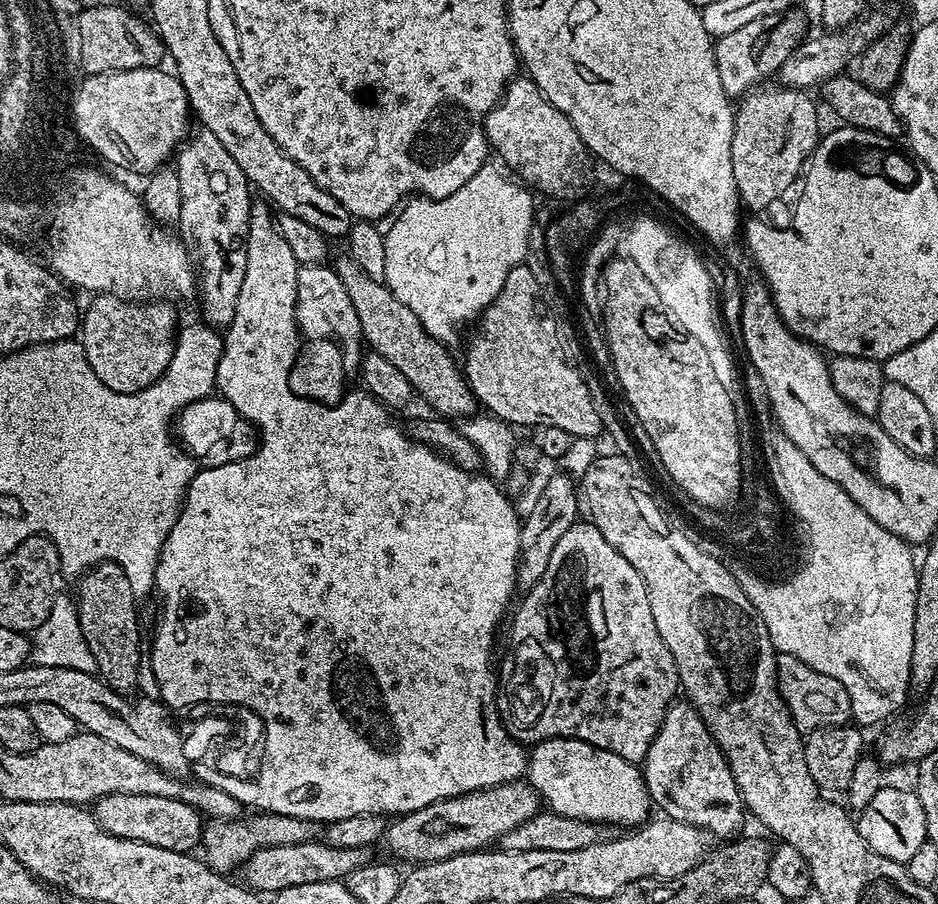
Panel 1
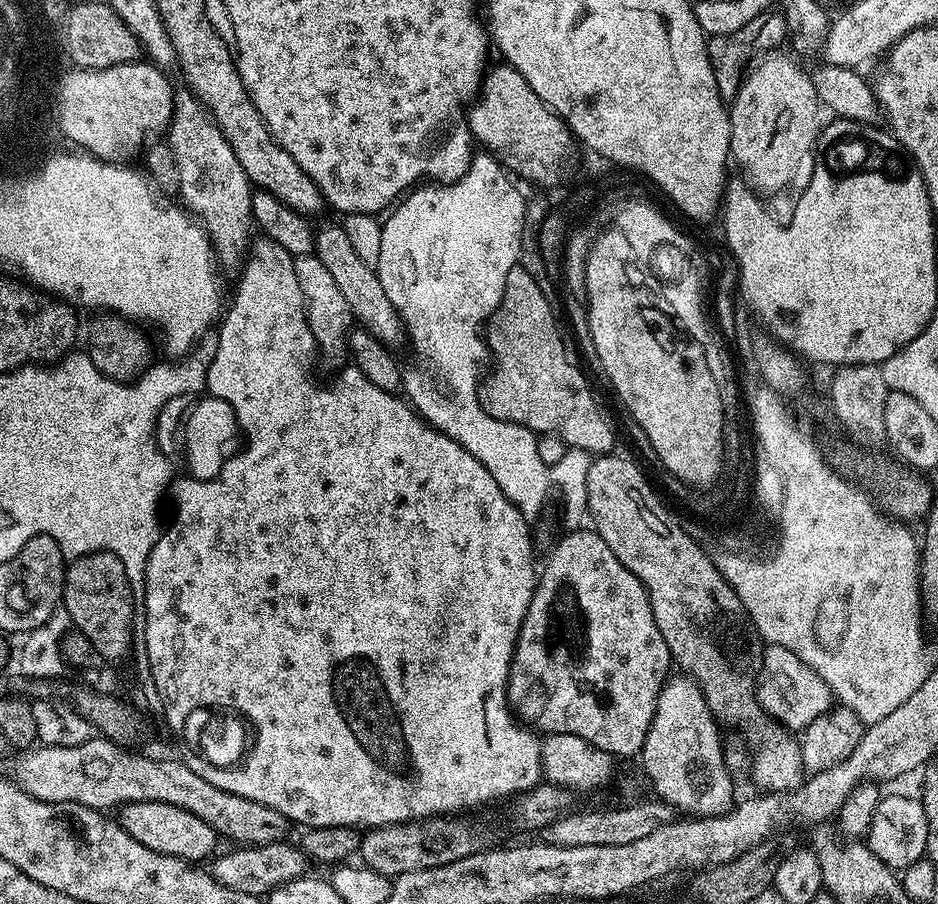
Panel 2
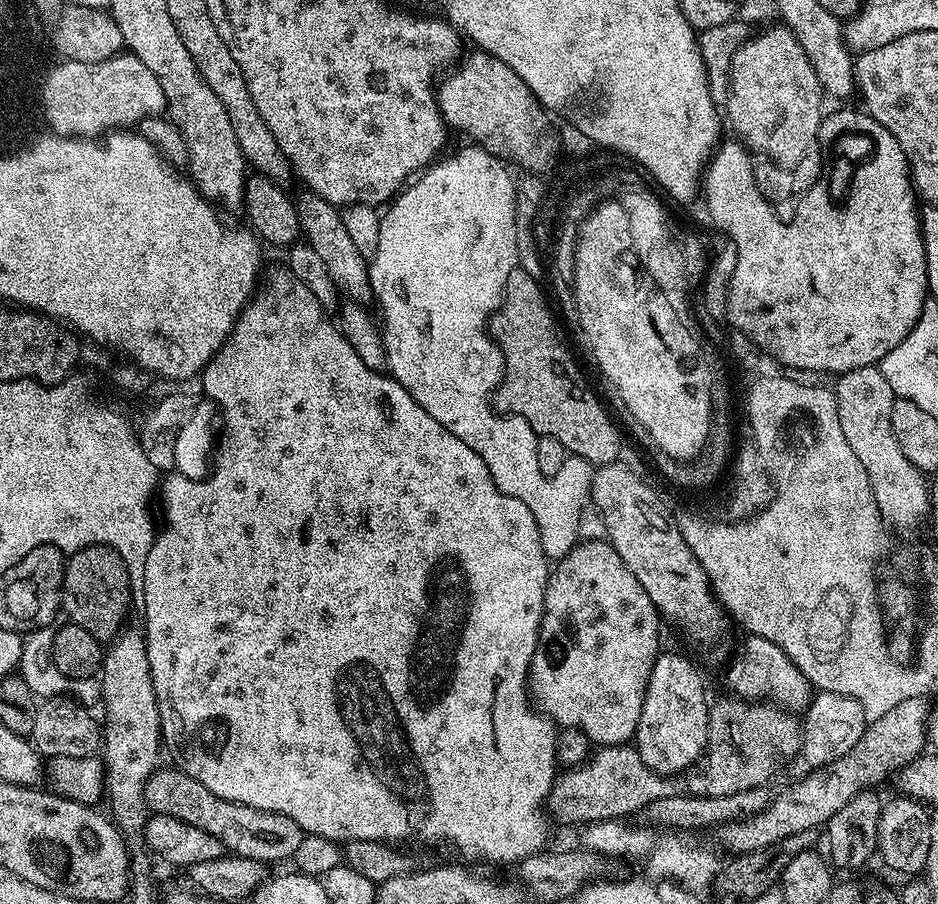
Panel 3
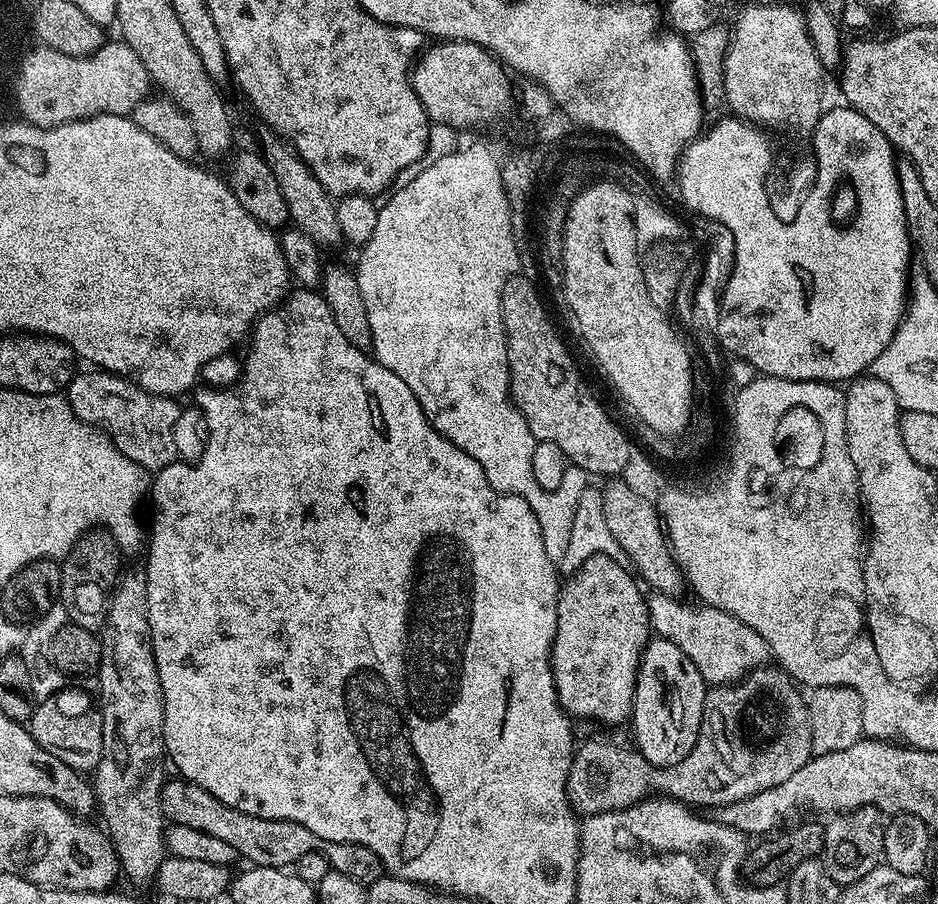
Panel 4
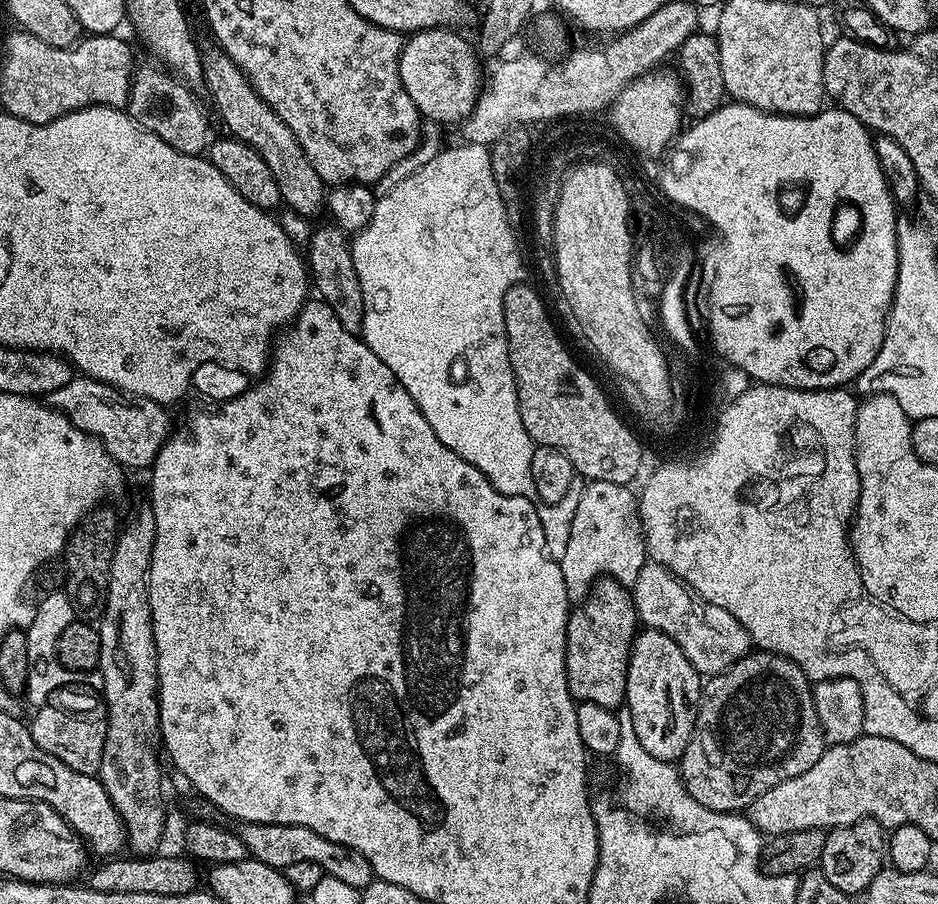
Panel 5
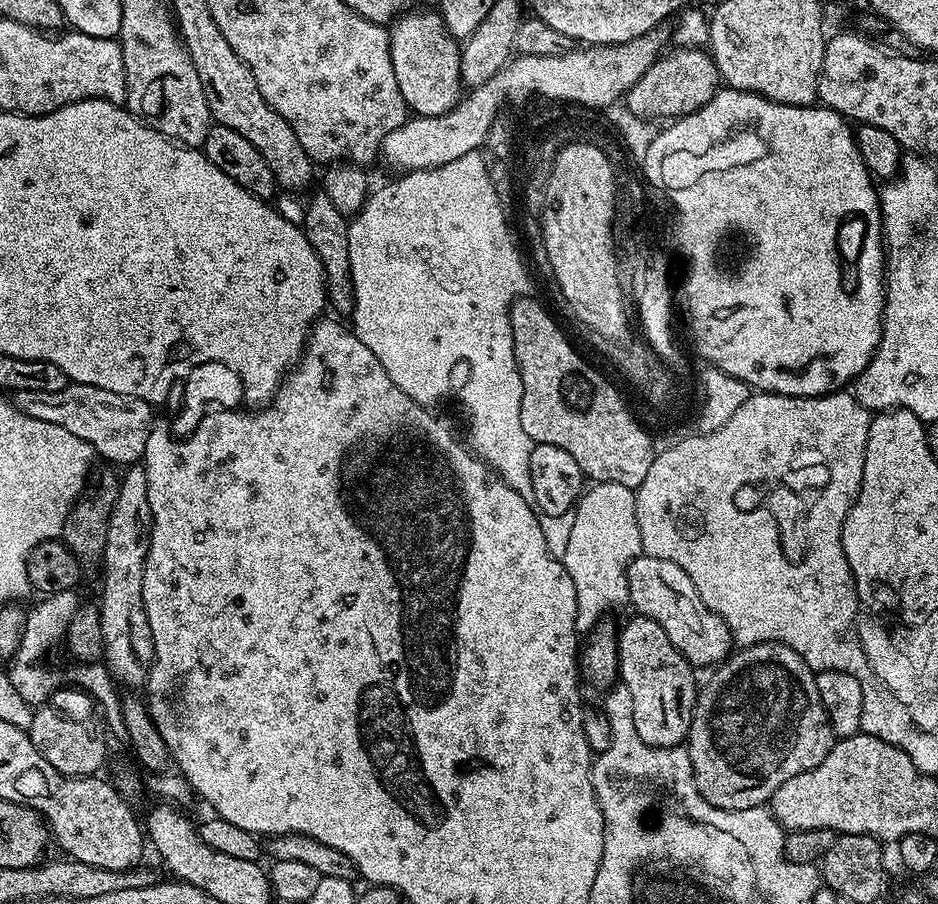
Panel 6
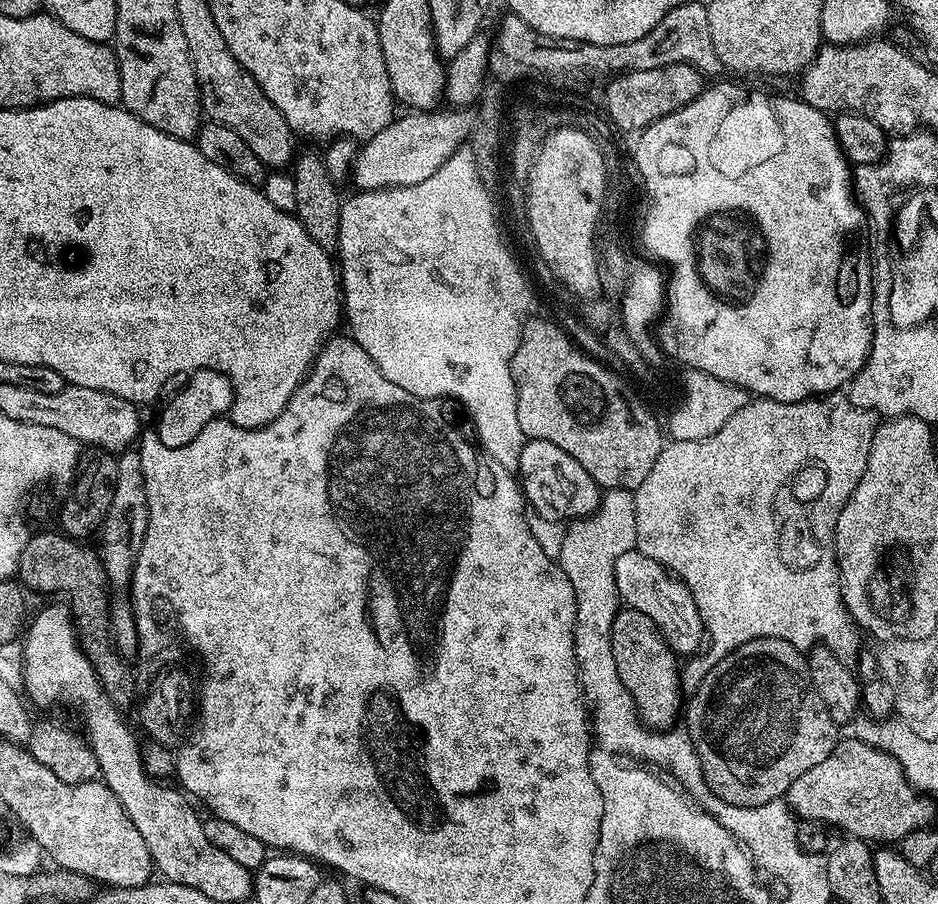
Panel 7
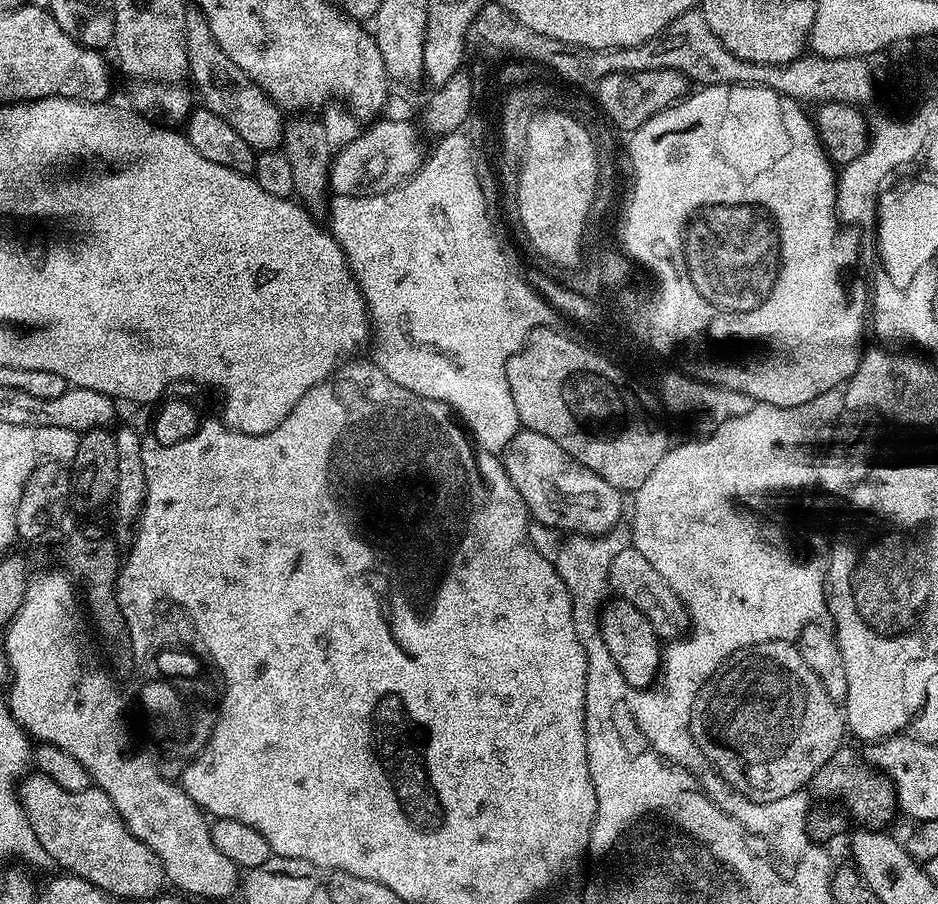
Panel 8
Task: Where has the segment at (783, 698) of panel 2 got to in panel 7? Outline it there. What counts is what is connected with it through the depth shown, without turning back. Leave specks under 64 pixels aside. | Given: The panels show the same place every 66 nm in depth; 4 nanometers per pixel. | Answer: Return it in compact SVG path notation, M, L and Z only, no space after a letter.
M633 550L622 554L622 558L618 558L614 564L614 580L621 601L627 607L642 610L642 614L646 614L646 618L658 626L673 652L688 658L701 651L706 640L704 623L690 590L679 576L669 572L663 564L654 562L654 558Z

